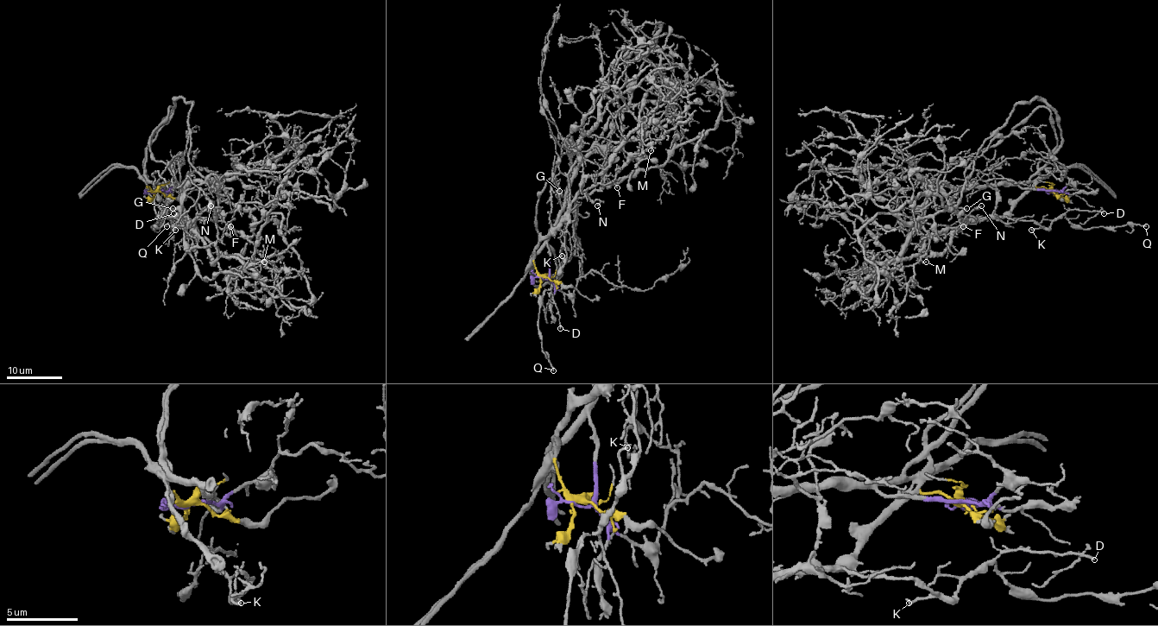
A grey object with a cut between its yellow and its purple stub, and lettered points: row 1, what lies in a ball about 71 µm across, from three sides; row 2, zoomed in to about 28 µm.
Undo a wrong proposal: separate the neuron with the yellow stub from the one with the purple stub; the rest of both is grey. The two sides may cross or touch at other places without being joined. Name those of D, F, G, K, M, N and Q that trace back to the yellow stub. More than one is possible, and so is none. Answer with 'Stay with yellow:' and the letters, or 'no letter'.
Stay with yellow: D, F, G, K, M, N, Q

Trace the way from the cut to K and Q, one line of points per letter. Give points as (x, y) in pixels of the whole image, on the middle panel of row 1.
K: (543, 277), (536, 268), (534, 248), (559, 230), (563, 236), (566, 259), (561, 266), (559, 259), (563, 256)
Q: (543, 277), (534, 266), (534, 248), (559, 230), (566, 262), (538, 308), (541, 348), (554, 370)

